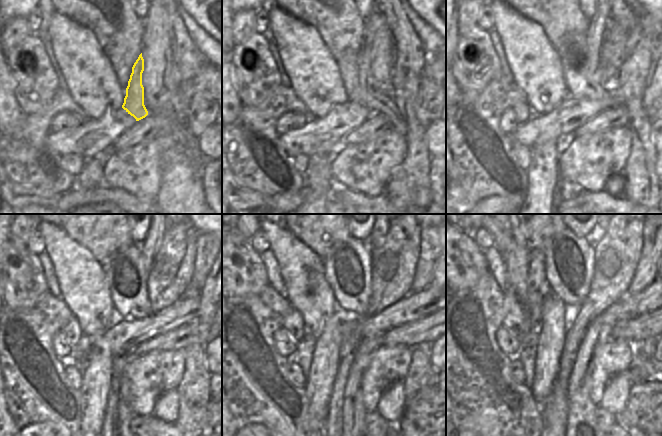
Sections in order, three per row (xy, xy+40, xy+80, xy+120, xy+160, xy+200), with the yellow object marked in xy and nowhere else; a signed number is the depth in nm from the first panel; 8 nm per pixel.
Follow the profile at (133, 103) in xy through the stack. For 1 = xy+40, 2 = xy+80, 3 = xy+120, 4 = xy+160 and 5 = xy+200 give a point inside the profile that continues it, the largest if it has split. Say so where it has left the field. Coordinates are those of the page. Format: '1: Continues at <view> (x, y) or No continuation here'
1: Continues at xy+40 (376, 19)
2: Continues at xy+80 (598, 23)
3: Continues at xy+120 (150, 246)
4: Continues at xy+160 (378, 234)
5: Continues at xy+200 (597, 234)

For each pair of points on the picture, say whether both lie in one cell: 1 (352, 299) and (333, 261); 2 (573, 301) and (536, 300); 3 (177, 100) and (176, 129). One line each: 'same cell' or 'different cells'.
1: same cell
2: different cells
3: different cells

